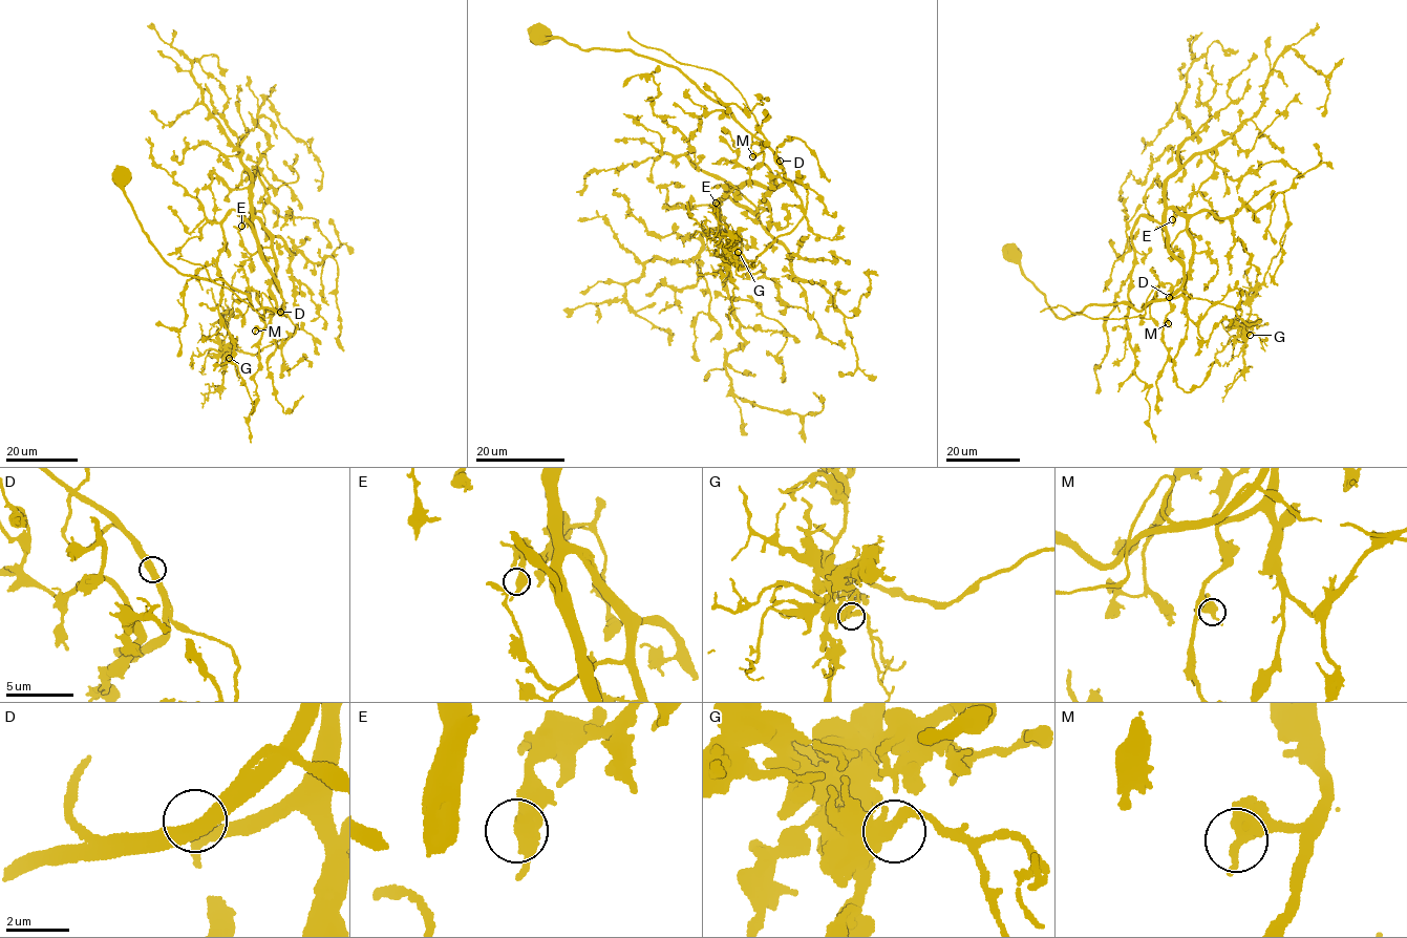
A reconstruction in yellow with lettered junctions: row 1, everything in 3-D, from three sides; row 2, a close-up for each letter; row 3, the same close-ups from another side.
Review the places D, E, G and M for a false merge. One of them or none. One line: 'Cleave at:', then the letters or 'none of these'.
Cleave at: D

